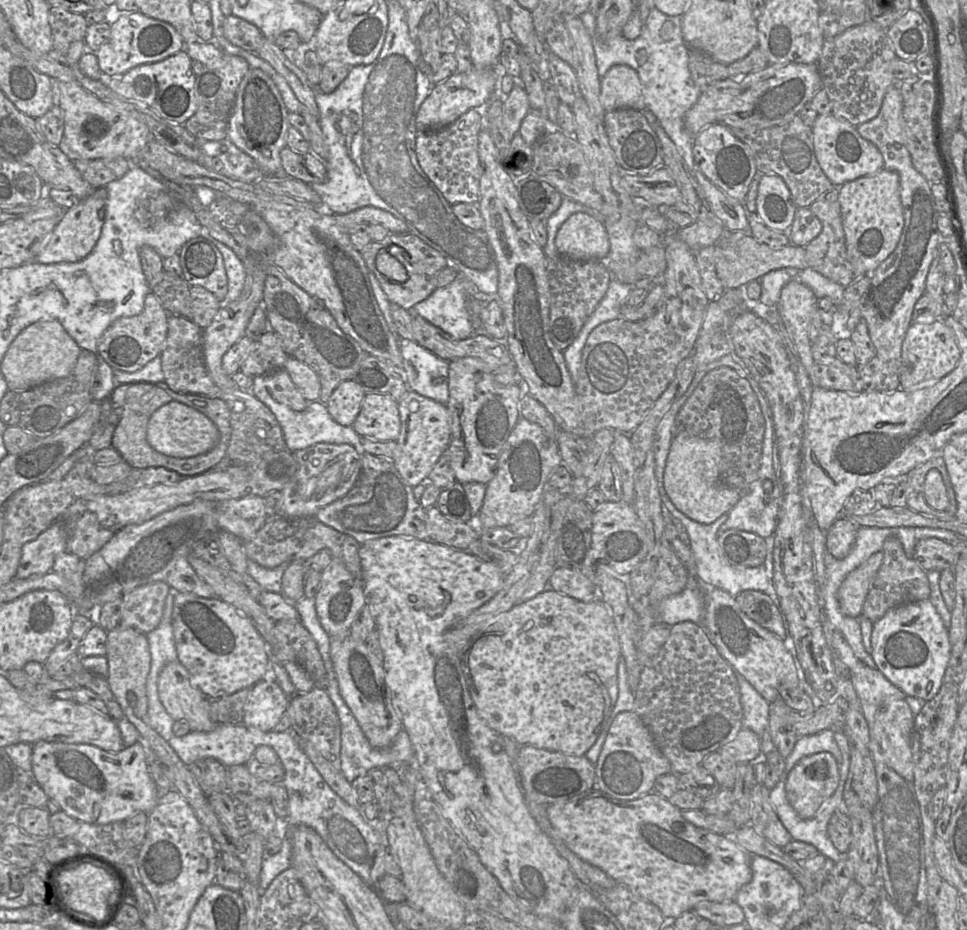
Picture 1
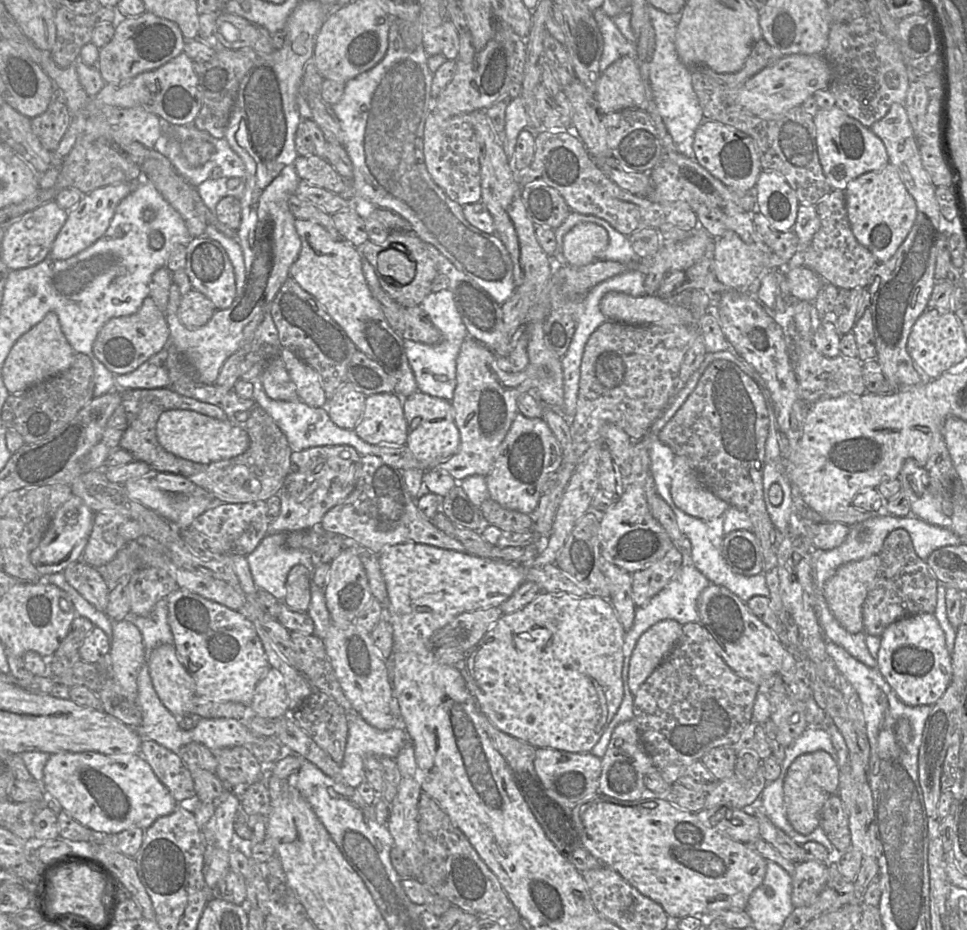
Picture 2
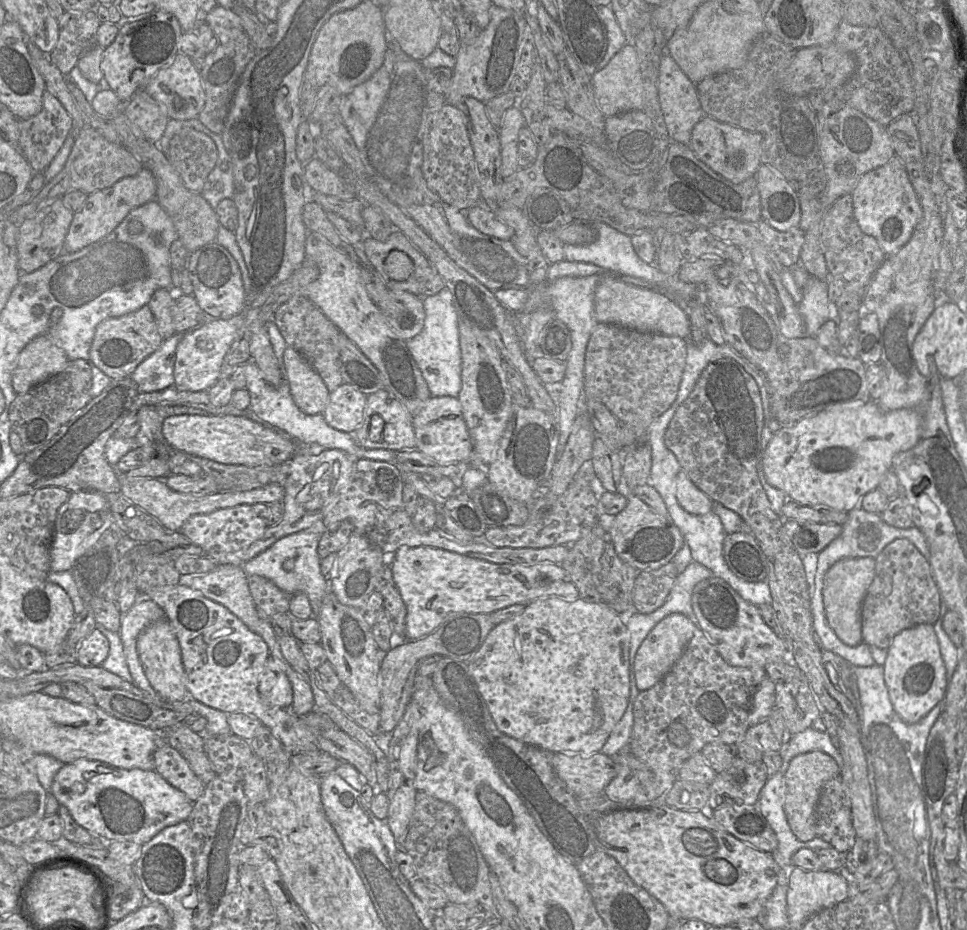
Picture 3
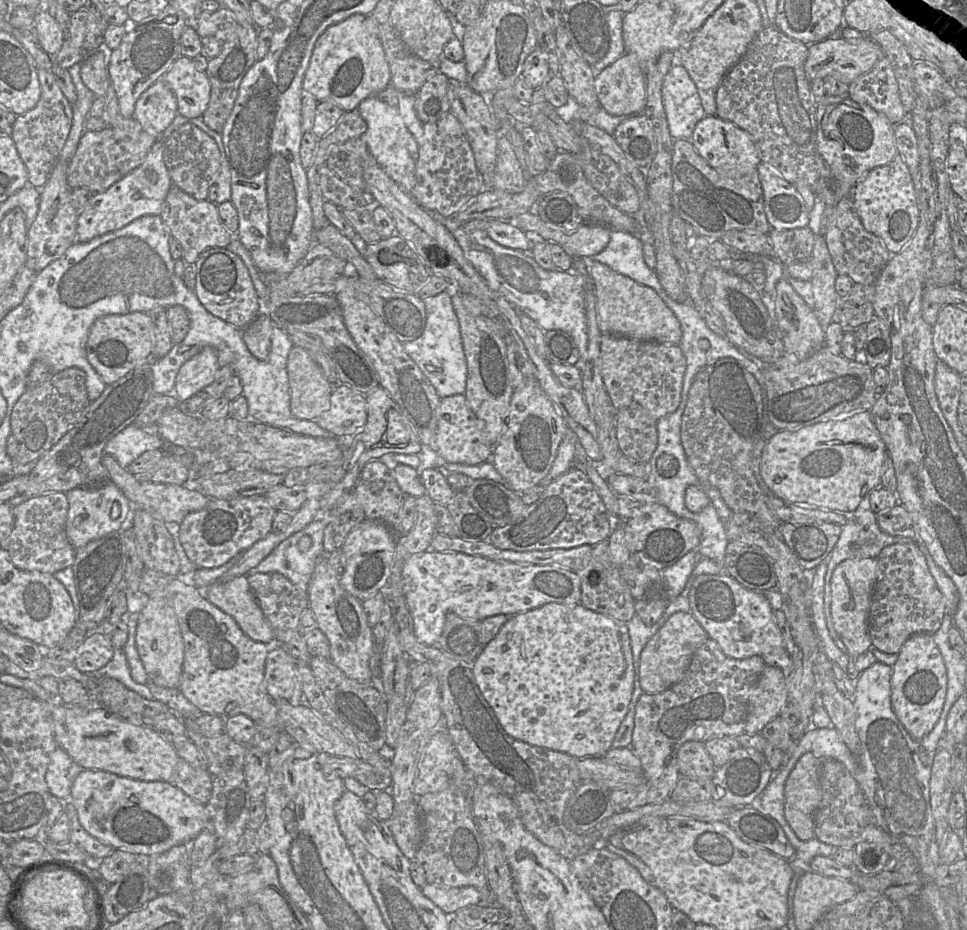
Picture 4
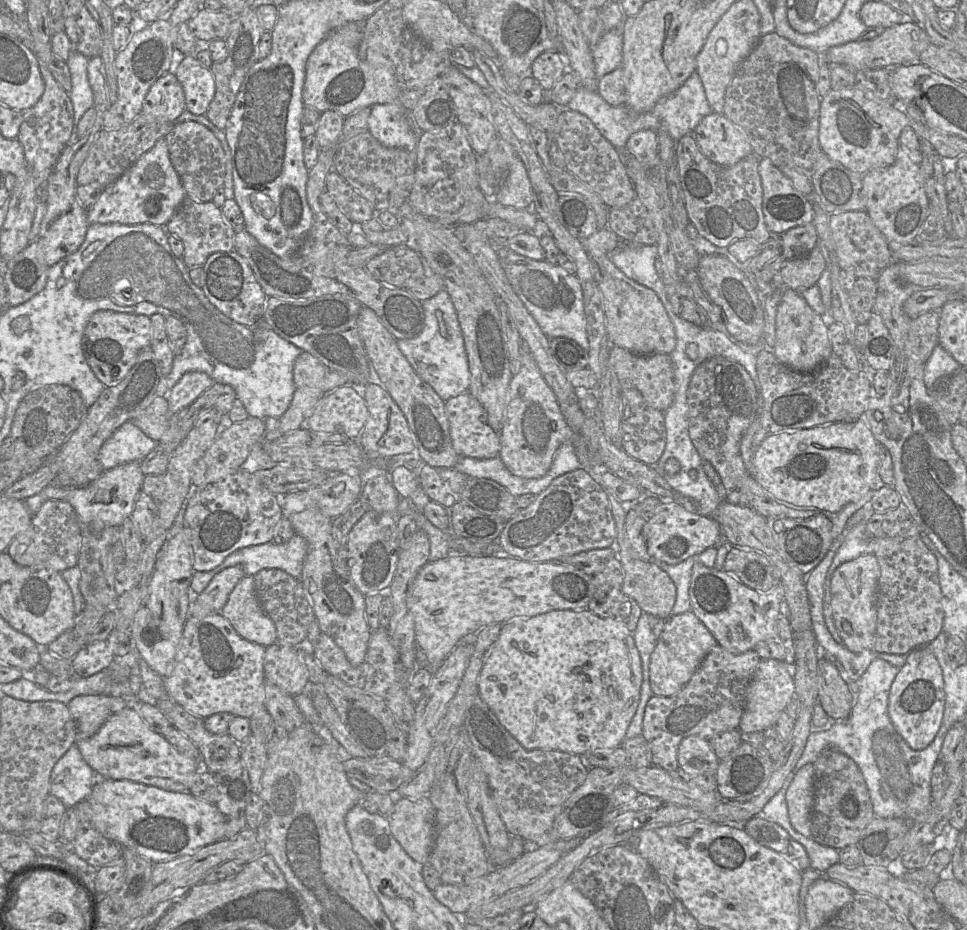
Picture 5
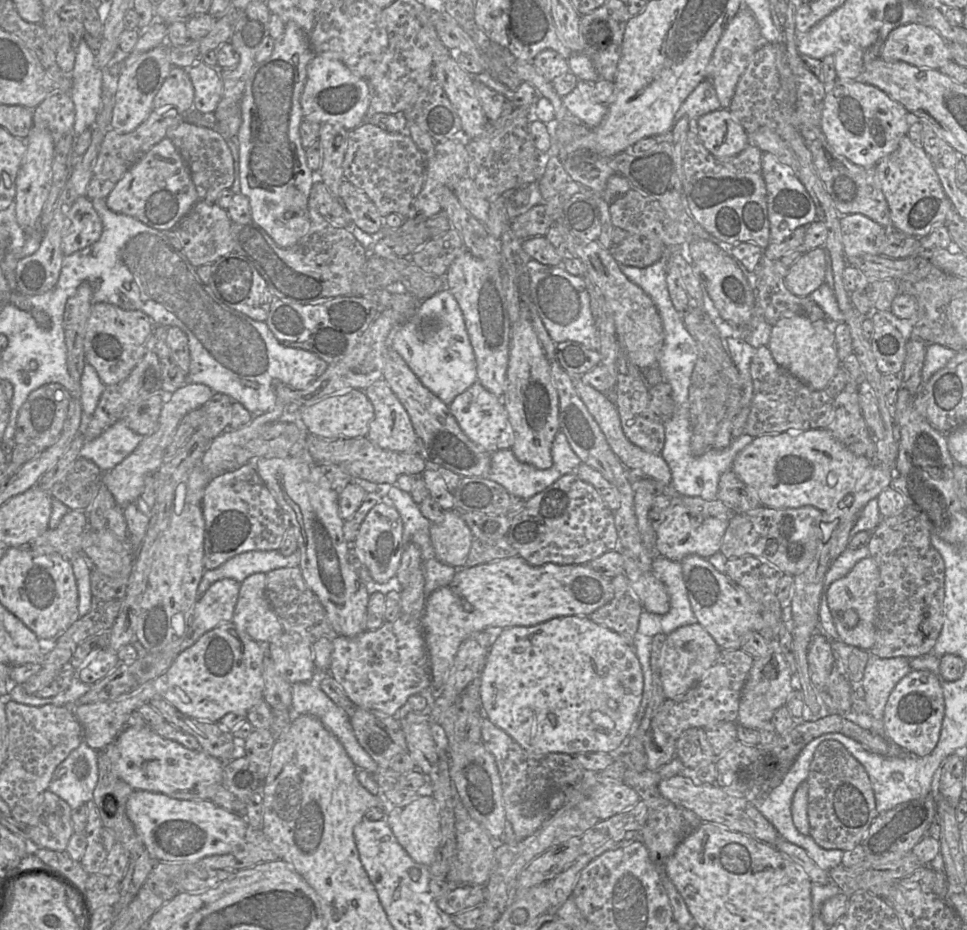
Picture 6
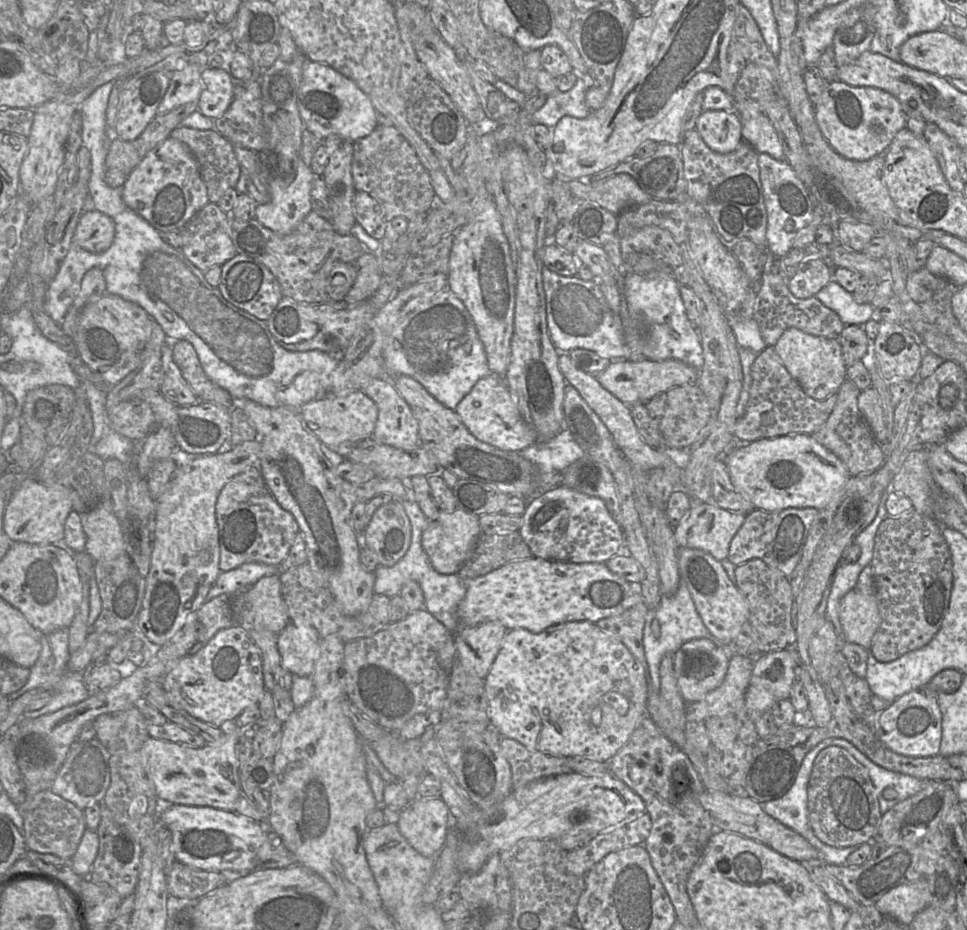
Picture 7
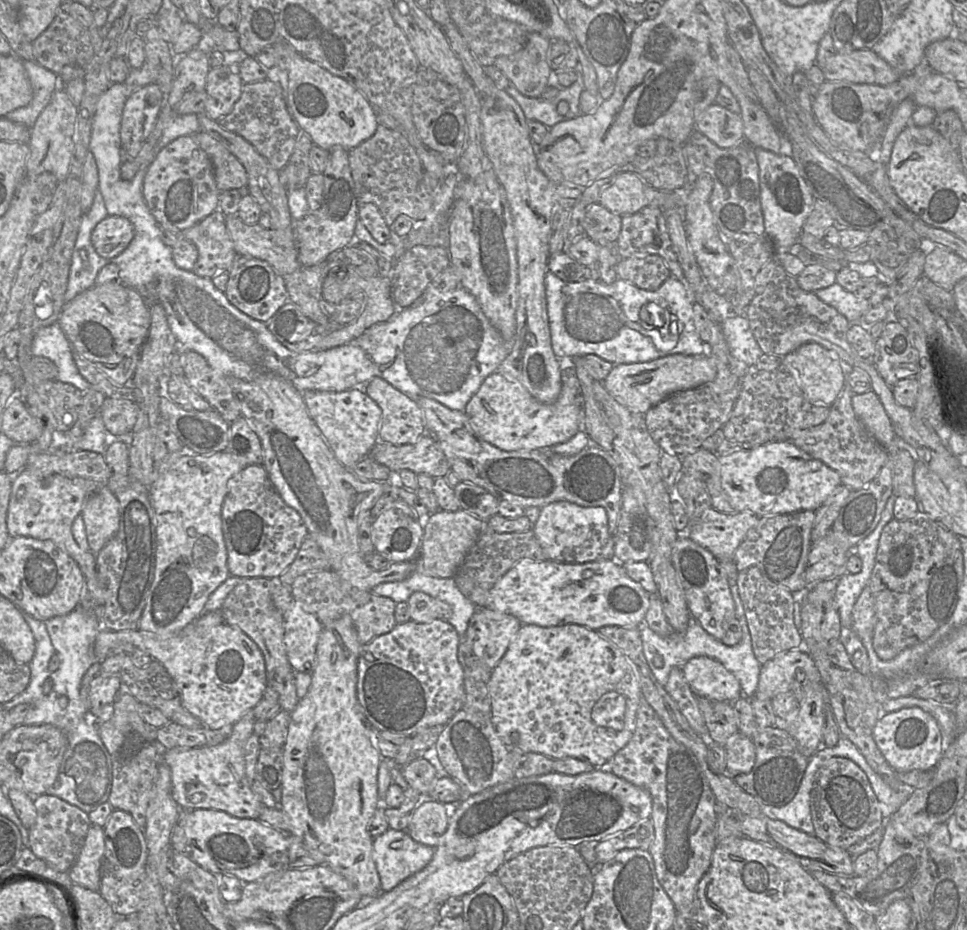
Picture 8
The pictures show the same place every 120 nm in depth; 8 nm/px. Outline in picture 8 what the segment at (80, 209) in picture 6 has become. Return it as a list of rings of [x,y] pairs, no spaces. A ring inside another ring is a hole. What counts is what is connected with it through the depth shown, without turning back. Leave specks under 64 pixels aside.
[[[108,215],[92,231],[91,242],[103,258],[114,258],[121,254],[134,237],[132,223],[122,216]]]

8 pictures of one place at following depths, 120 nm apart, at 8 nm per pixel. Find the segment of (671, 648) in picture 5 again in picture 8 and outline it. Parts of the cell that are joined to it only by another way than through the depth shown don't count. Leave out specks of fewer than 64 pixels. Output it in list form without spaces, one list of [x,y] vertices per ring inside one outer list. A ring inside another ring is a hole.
[[[696,656],[683,665],[681,670],[697,697],[727,703],[742,697],[737,678],[715,659]]]

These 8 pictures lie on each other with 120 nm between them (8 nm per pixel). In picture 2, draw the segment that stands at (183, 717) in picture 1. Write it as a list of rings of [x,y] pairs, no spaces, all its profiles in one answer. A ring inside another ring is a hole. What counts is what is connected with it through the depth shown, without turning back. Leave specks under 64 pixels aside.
[[[163,644],[148,656],[149,674],[164,706],[176,717],[189,714],[189,702],[196,695],[193,678],[180,662],[174,645]]]

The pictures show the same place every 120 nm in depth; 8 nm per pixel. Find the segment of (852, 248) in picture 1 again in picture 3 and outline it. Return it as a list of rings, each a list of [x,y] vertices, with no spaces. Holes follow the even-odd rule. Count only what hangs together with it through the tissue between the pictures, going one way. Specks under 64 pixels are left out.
[[[896,155],[886,164],[865,173],[850,195],[859,228],[878,242],[886,256],[895,254],[909,241],[922,217],[921,204],[902,161]]]

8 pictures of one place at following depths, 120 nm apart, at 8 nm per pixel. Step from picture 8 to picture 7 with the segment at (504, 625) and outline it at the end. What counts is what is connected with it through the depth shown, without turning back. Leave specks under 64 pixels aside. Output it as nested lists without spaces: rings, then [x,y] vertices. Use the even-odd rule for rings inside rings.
[[[486,621],[473,627],[461,627],[455,634],[458,660],[470,673],[485,679],[508,629],[498,621]]]

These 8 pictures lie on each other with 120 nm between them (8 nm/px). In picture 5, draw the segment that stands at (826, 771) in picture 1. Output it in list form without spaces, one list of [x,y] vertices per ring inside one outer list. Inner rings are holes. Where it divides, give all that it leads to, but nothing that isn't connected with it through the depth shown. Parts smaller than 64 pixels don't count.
[[[805,764],[790,783],[785,799],[790,823],[795,831],[811,837],[810,811],[814,798],[814,767]]]

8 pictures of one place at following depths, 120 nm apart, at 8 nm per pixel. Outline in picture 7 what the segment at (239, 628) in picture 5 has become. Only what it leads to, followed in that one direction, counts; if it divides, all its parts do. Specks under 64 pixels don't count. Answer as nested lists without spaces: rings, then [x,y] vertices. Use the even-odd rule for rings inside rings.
[[[278,575],[264,576],[248,588],[247,601],[253,626],[278,635],[289,624],[289,612]]]

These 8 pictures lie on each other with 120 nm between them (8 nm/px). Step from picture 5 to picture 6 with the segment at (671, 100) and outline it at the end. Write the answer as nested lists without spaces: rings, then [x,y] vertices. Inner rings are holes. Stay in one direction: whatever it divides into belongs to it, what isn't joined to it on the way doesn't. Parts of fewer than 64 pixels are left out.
[[[704,79],[688,95],[674,117],[674,124],[683,116],[696,121],[702,115],[721,108],[716,91],[710,79]]]

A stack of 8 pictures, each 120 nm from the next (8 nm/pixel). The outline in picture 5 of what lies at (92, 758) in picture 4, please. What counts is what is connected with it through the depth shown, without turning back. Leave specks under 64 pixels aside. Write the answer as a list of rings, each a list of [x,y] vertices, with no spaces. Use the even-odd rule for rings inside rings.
[[[132,707],[112,713],[93,736],[78,739],[75,745],[95,775],[113,780],[129,780],[167,791],[188,792],[193,784],[193,775],[202,766],[202,761],[183,754],[163,735],[153,731]]]

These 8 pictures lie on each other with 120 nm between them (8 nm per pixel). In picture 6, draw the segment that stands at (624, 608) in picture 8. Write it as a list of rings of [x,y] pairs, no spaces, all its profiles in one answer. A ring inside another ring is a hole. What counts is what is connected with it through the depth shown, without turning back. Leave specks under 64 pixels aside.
[[[520,556],[458,568],[448,585],[426,598],[421,616],[434,699],[447,680],[461,643],[467,638],[480,631],[499,633],[508,627],[534,626],[556,617],[589,617],[612,600],[614,591],[610,580],[588,565],[533,566]]]

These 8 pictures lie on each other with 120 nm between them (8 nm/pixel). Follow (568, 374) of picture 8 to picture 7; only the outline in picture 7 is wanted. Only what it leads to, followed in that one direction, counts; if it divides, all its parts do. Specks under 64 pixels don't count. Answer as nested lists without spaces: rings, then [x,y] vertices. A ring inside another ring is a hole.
[[[490,374],[480,379],[455,412],[475,438],[500,450],[519,452],[537,443],[537,433],[521,417],[504,377]]]

